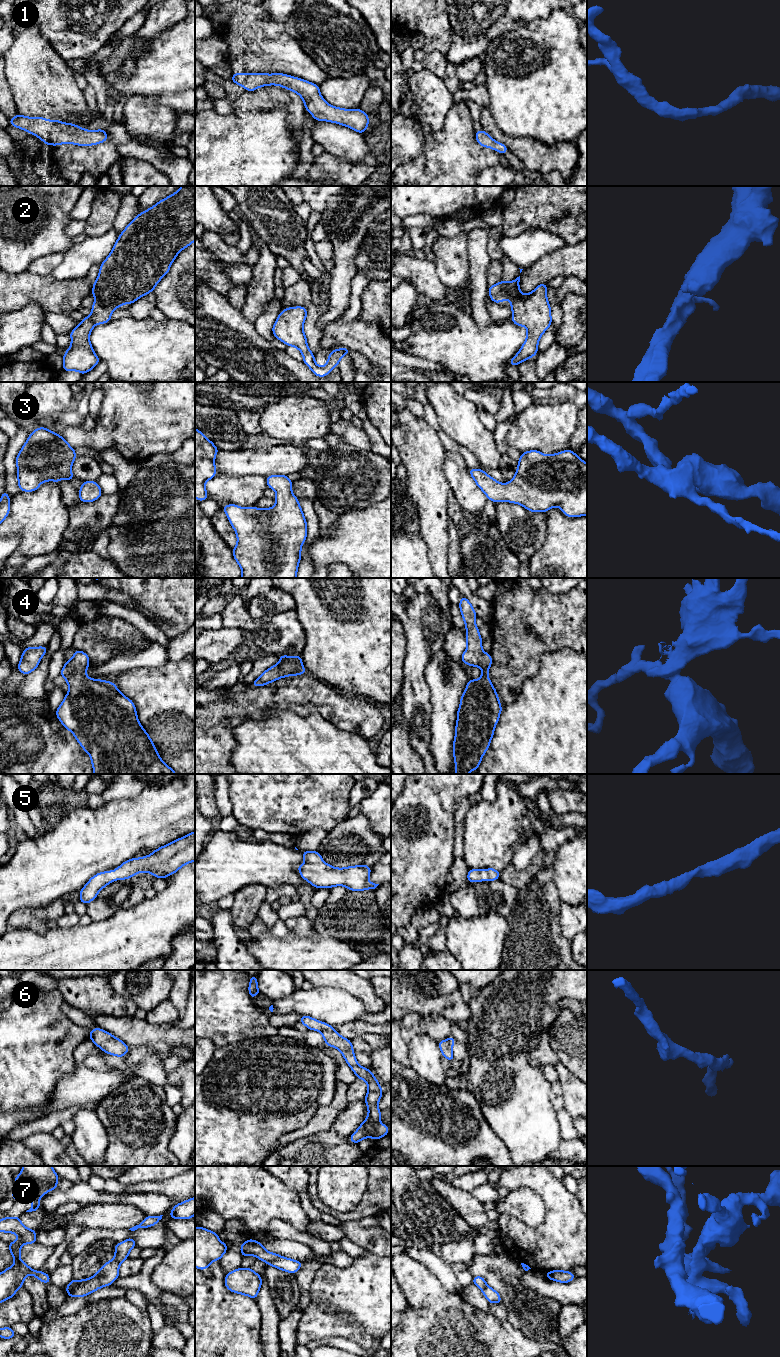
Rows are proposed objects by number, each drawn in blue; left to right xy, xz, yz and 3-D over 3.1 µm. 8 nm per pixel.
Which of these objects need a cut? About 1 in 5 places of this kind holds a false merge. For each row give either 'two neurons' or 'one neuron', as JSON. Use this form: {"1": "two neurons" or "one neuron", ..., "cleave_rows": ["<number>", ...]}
{"1": "one neuron", "2": "one neuron", "3": "one neuron", "4": "one neuron", "5": "one neuron", "6": "one neuron", "7": "two neurons", "cleave_rows": ["7"]}

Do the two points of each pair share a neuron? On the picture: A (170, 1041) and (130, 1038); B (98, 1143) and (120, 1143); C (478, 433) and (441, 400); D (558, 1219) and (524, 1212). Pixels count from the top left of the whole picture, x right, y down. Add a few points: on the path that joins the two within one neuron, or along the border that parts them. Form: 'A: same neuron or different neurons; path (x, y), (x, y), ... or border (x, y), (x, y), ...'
A: same neuron; path (160, 1038), (140, 1037)
B: different neurons; border (100, 1121), (108, 1138), (105, 1155)
C: same neuron; path (469, 428), (450, 409)
D: different neurons; border (538, 1194), (543, 1202), (545, 1219), (532, 1228)

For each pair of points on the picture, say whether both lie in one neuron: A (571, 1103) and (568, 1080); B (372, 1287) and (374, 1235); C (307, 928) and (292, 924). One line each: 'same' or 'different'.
A: same
B: different
C: same

